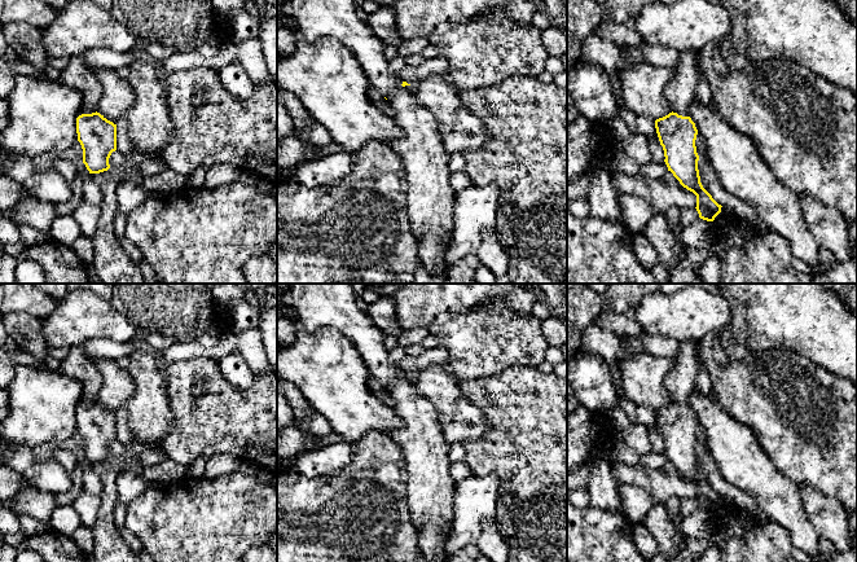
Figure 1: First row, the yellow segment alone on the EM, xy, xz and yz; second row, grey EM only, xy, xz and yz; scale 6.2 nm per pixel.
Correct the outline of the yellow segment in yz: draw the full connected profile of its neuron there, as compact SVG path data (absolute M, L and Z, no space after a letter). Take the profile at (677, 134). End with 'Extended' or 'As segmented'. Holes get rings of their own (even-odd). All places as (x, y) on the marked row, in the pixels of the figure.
M681 53L674 75L667 82L665 100L672 111L655 120L656 133L664 150L668 171L680 184L696 196L699 218L713 221L721 212L712 196L700 183L695 140L698 129L689 115L690 104L696 100L696 83L700 75L699 54Z. Extended

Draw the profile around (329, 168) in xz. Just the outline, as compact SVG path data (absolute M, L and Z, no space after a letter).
M346 152L322 154L303 163L298 170L299 184L307 188L333 185L350 175L353 167L352 155Z

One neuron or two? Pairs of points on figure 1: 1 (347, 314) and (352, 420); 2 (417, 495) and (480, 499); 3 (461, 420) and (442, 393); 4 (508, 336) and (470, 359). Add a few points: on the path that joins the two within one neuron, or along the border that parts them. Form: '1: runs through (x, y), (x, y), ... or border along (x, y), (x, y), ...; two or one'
1: border along (320, 328), (338, 329), (356, 347), (365, 364); two
2: border along (456, 483), (453, 522), (451, 525); two
3: runs through (456, 413), (447, 399); one
4: runs through (499, 338), (491, 338), (479, 350); one

